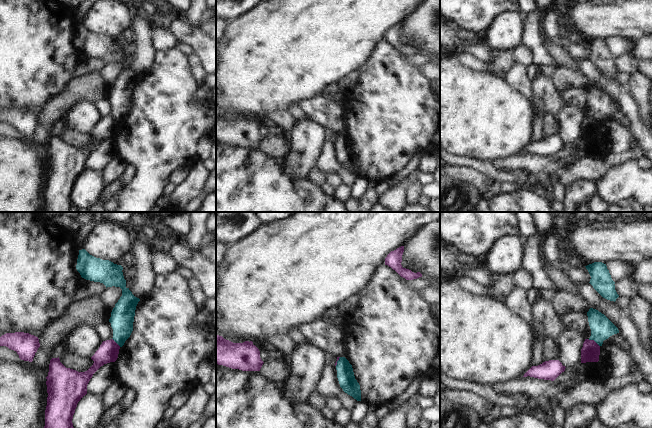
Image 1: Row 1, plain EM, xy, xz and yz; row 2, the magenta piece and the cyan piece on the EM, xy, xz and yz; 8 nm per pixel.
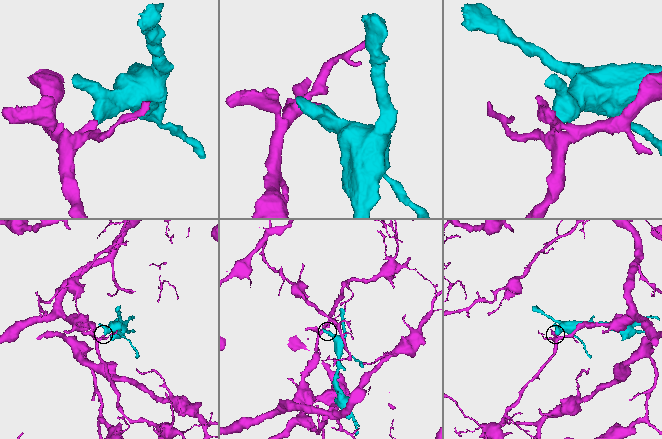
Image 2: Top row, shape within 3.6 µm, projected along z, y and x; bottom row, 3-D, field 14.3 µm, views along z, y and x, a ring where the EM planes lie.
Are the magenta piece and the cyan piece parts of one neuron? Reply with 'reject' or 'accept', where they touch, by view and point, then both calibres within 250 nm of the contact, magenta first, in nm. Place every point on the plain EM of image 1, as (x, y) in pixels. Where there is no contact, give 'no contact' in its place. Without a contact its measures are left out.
reject | yz (594, 117) | 150/180 nm

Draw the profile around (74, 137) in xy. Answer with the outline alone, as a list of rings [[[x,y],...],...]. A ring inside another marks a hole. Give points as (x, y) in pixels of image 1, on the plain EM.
[[[63,127],[59,131],[60,138],[66,143],[78,148],[87,147],[94,139],[91,134],[84,134],[77,129]]]

